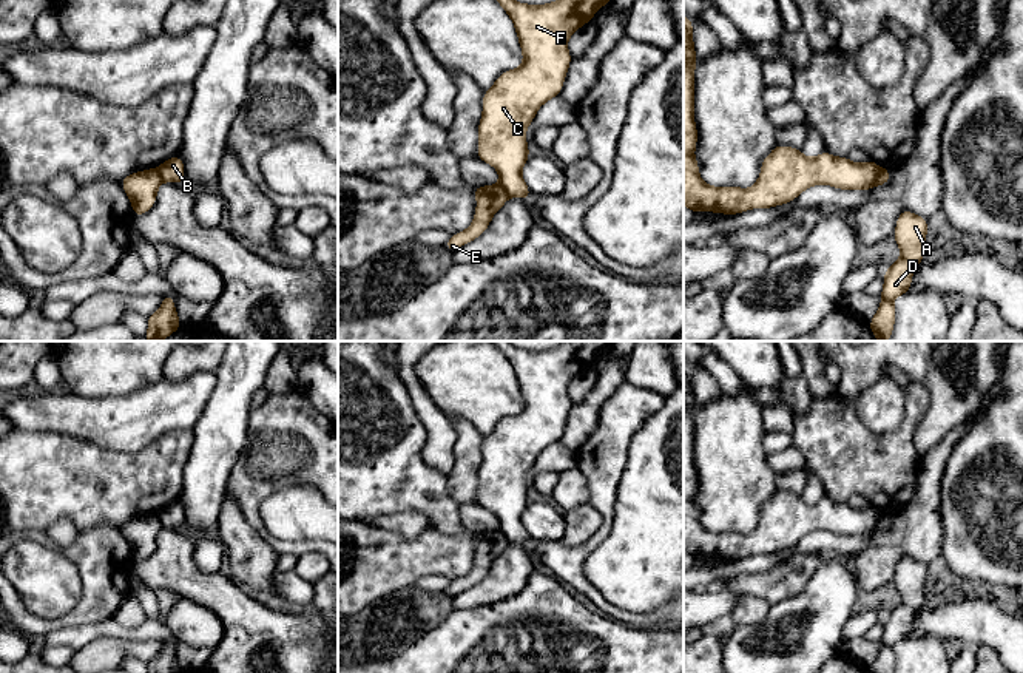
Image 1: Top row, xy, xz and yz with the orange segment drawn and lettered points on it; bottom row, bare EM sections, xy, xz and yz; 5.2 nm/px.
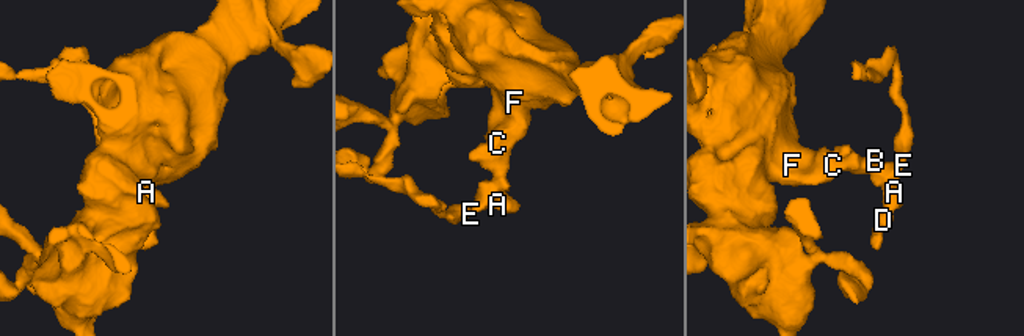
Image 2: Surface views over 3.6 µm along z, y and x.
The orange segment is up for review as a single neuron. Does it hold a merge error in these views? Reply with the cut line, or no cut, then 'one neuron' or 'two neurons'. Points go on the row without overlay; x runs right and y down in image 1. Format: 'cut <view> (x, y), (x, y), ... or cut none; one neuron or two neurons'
cut yz (884, 514), (874, 531); two neurons

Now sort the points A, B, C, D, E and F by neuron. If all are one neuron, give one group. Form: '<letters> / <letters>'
A D E / B C F

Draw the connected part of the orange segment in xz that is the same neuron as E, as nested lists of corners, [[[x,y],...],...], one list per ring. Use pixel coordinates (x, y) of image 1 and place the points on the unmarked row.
[[[500,529],[474,533],[477,554],[472,570],[449,583],[443,591],[444,594],[455,597],[464,590],[477,585],[489,573],[492,562],[505,551],[509,545],[505,534]]]

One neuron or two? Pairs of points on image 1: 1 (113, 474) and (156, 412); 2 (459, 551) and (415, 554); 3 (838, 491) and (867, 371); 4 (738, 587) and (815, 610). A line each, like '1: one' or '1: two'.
1: two
2: one
3: two
4: two

